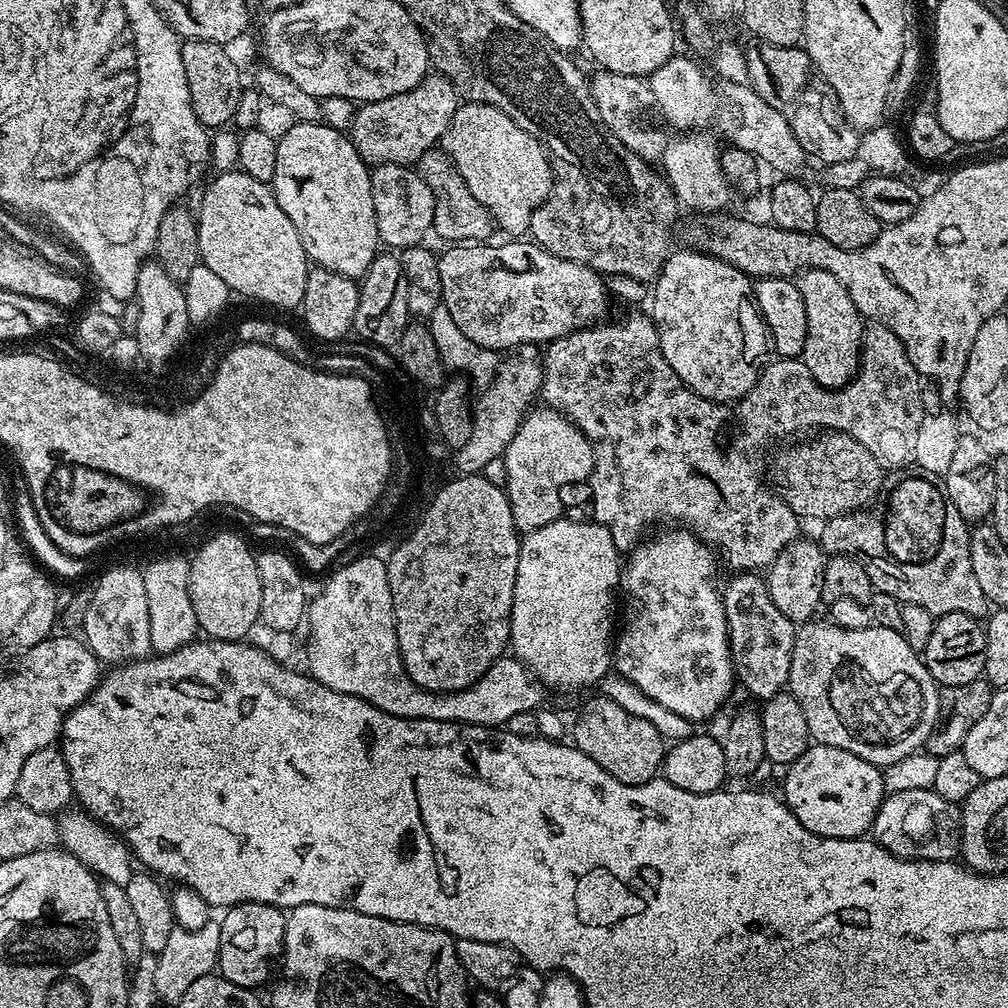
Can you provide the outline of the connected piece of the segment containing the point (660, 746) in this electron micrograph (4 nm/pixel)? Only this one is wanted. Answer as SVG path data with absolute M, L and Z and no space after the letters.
M599 694L593 696L593 700L581 706L576 725L571 725L570 736L574 747L594 758L594 762L598 762L606 774L618 778L618 782L623 784L645 784L648 780L657 779L666 751L666 741L660 737L658 730L654 730L646 718L638 718L622 710L618 702Z

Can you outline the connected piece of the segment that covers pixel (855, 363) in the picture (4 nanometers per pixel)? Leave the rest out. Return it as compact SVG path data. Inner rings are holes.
M805 268L795 281L802 294L802 306L806 306L806 346L802 363L824 388L844 388L860 366L860 349L864 338L865 321L854 306L854 298L830 274L830 270Z

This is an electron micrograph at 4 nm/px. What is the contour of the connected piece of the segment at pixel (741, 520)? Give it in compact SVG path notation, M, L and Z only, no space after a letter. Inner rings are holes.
M632 310L621 320L609 319L559 336L543 349L543 380L539 390L543 403L557 412L563 412L573 424L577 424L586 439L592 441L592 449L596 451L590 477L591 515L595 523L604 524L612 531L614 546L621 550L636 547L636 535L643 524L652 524L669 516L672 520L681 520L684 523L681 525L687 526L699 540L715 549L723 563L725 560L732 570L767 569L778 558L780 551L801 535L801 521L781 497L768 501L763 493L756 490L756 480L749 471L752 464L748 464L744 456L732 456L732 460L728 460L728 472L724 472L724 480L720 480L720 452L713 448L712 441L721 435L720 431L724 428L725 409L713 401L703 400L696 392L678 386L670 362L666 362L660 349L660 332L656 324L651 315L644 313L643 316L638 311ZM700 452L704 452L708 460L716 456L716 460L712 460L712 468L708 468L708 484L712 484L712 492L716 492L716 496L720 496L720 488L724 488L728 508L736 508L736 512L708 512L708 508L704 508L700 492L708 496L708 484L700 480Z

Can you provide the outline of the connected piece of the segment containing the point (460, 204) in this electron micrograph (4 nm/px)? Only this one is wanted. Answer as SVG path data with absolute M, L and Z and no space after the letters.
M440 150L423 152L418 161L420 177L430 186L430 194L434 194L434 218L431 231L437 232L448 242L484 242L494 229L494 221L490 213L470 194L470 186L462 178L462 174L456 171L452 159Z

